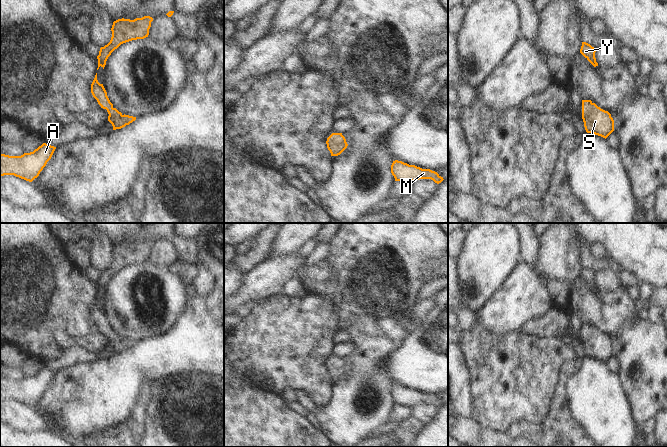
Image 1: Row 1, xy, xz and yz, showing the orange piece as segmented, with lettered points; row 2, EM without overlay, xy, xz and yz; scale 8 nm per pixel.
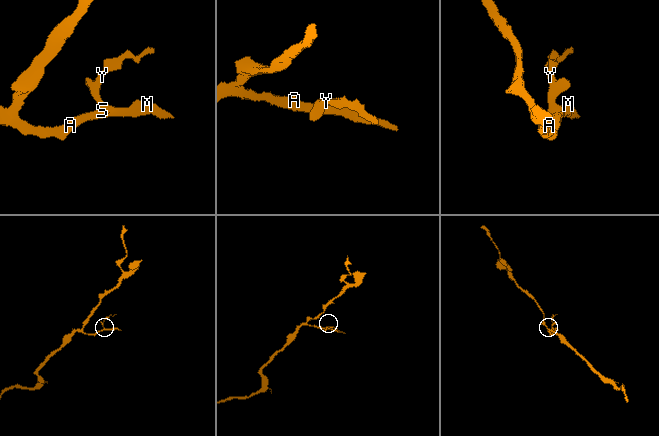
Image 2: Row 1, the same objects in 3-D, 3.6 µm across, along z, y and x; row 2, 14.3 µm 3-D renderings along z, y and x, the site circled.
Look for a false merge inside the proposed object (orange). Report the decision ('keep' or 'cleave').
keep

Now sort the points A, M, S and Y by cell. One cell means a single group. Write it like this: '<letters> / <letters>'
A M S Y

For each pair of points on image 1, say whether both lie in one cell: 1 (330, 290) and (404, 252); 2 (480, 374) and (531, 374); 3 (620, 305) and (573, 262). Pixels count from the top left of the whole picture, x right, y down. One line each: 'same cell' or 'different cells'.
1: same cell
2: same cell
3: different cells

